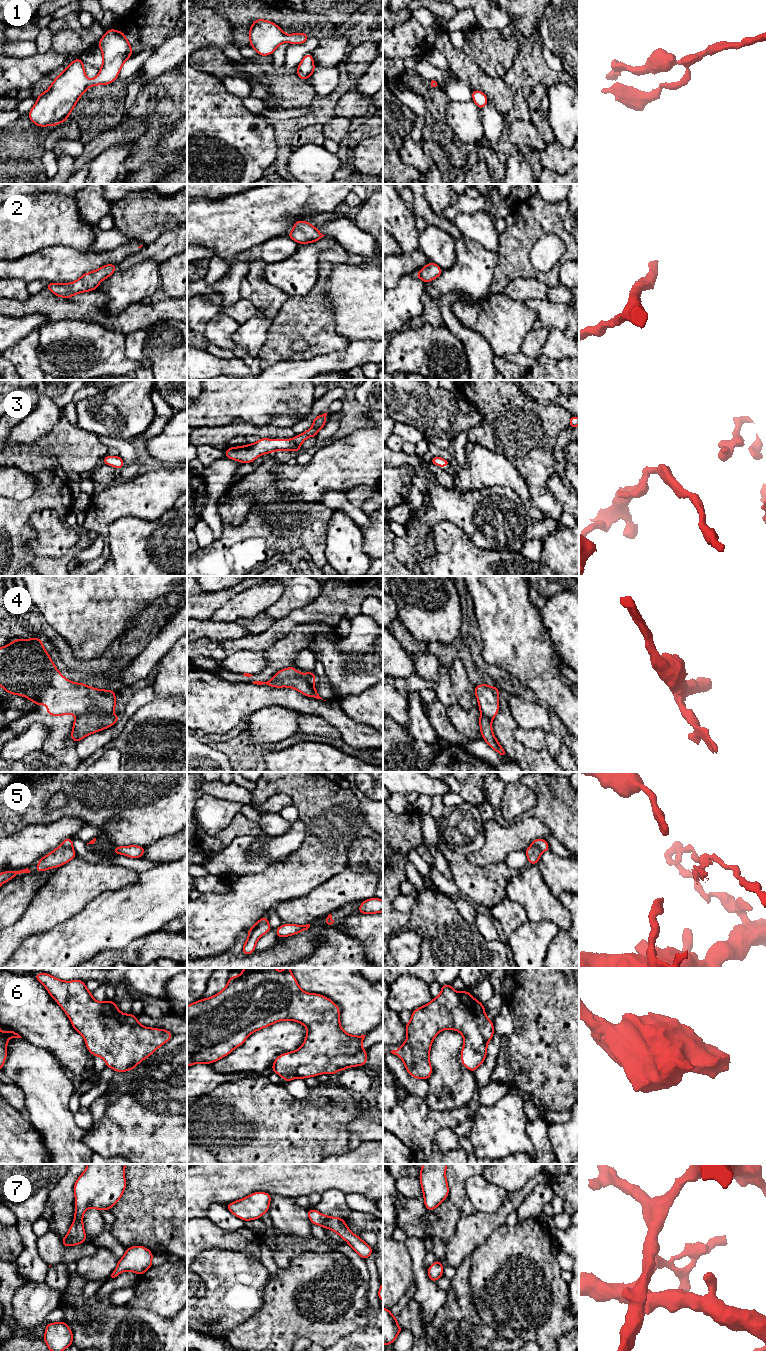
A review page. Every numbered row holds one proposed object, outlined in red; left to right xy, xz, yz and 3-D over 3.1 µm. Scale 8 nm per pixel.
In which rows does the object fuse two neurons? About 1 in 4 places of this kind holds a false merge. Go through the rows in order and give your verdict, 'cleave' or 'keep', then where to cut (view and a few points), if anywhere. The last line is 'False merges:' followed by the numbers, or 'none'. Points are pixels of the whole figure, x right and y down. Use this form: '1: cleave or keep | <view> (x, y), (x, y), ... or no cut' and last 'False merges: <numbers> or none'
1: keep | no cut
2: keep | no cut
3: keep | no cut
4: cleave | xz (272, 678), (305, 678), (313, 685)
5: cleave | xz (259, 921), (259, 924), (249, 935)
6: keep | no cut
7: keep | no cut
False merges: 4, 5

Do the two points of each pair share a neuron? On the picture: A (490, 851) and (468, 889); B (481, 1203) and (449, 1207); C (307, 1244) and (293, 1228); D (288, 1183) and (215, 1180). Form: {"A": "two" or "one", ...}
{"A": "two", "B": "two", "C": "two", "D": "one"}

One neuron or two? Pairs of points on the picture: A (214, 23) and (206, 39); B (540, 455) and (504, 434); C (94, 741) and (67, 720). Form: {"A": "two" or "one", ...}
{"A": "one", "B": "one", "C": "two"}

